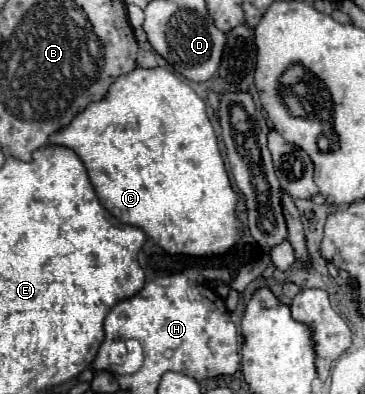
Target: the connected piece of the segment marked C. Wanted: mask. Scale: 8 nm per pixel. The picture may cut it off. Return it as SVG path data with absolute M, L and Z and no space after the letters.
M138 67L118 77L102 101L88 105L68 127L54 133L48 143L72 149L82 159L94 191L108 213L124 225L140 227L166 253L204 257L226 253L236 245L240 237L240 225L234 215L238 195L230 187L206 105L172 71L164 67Z

